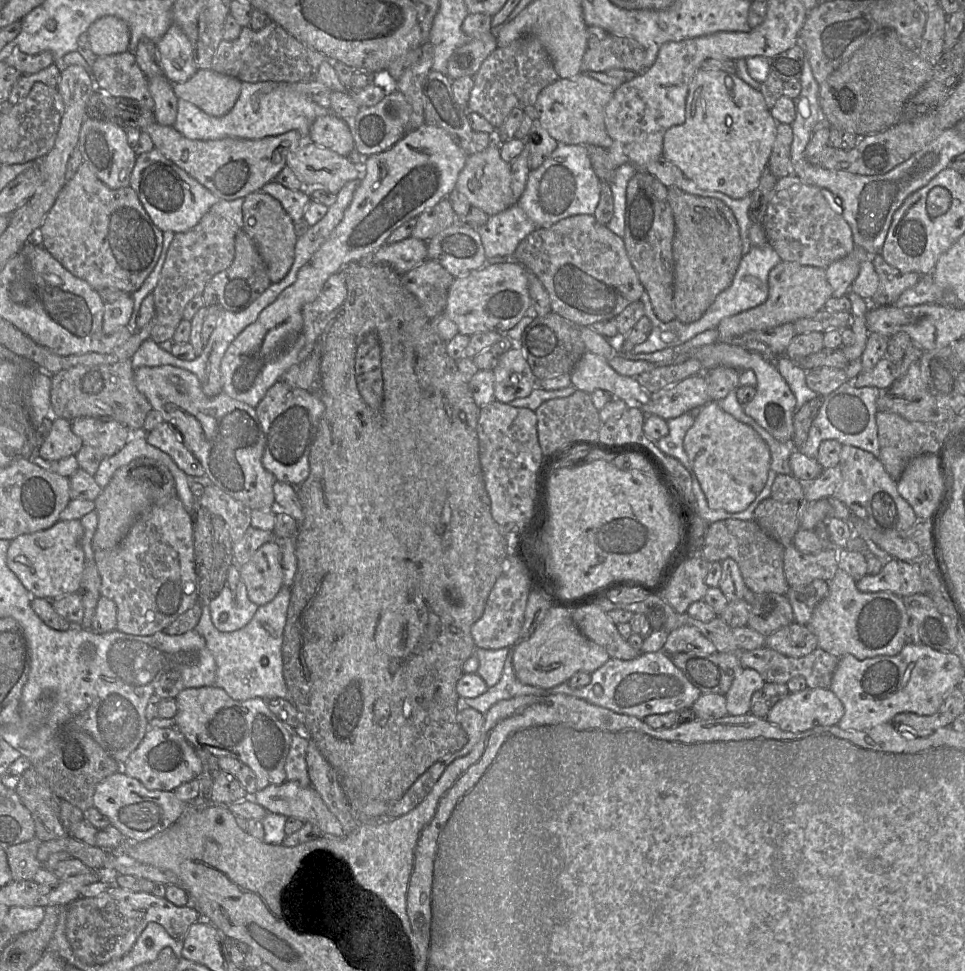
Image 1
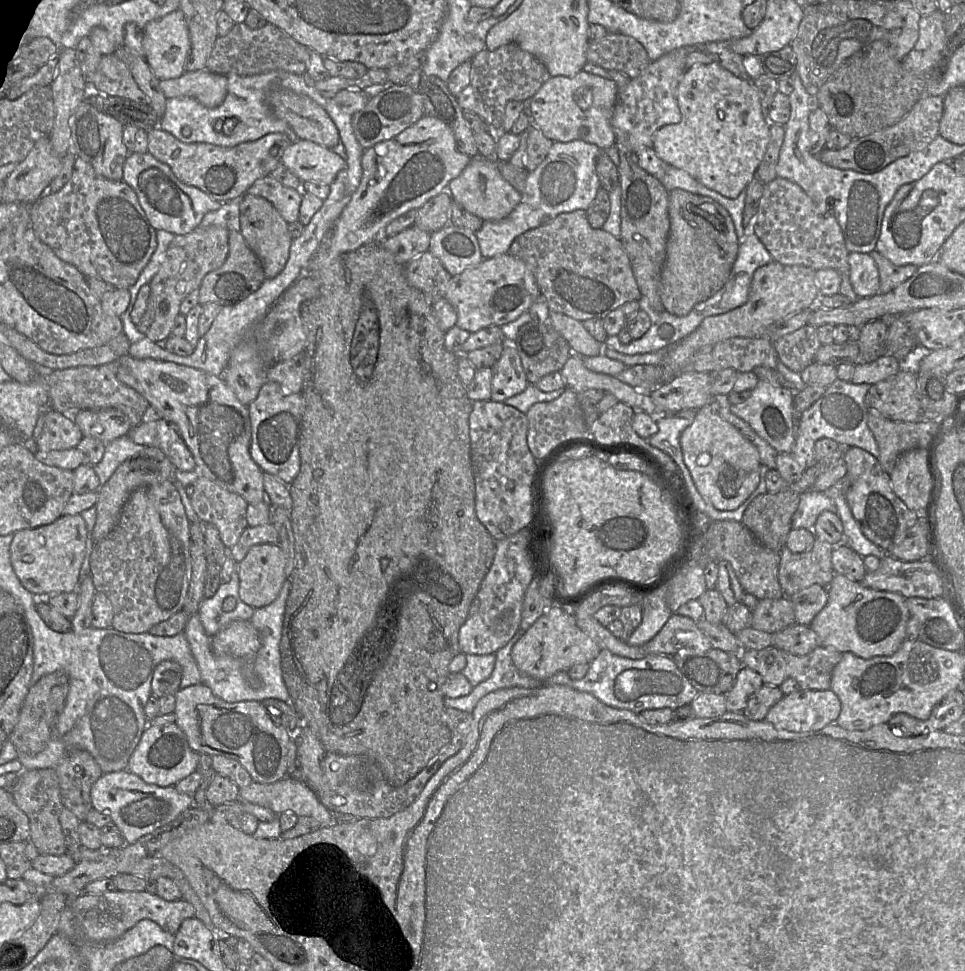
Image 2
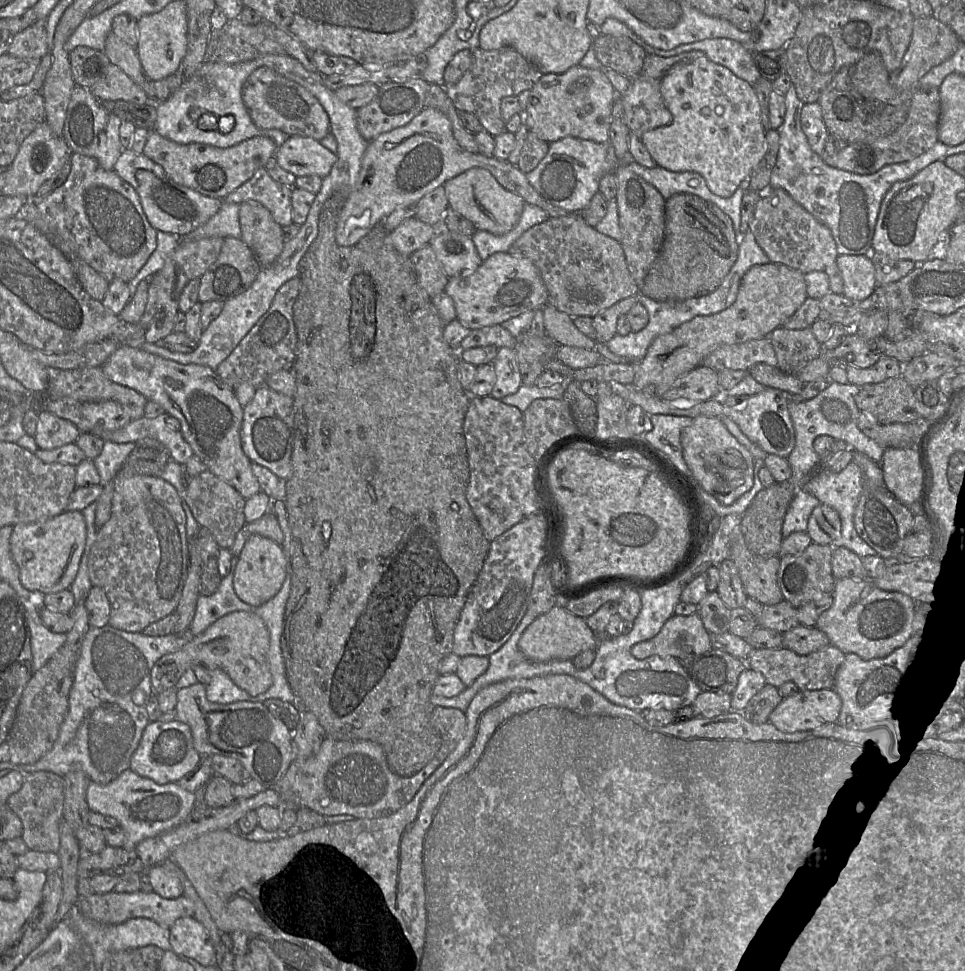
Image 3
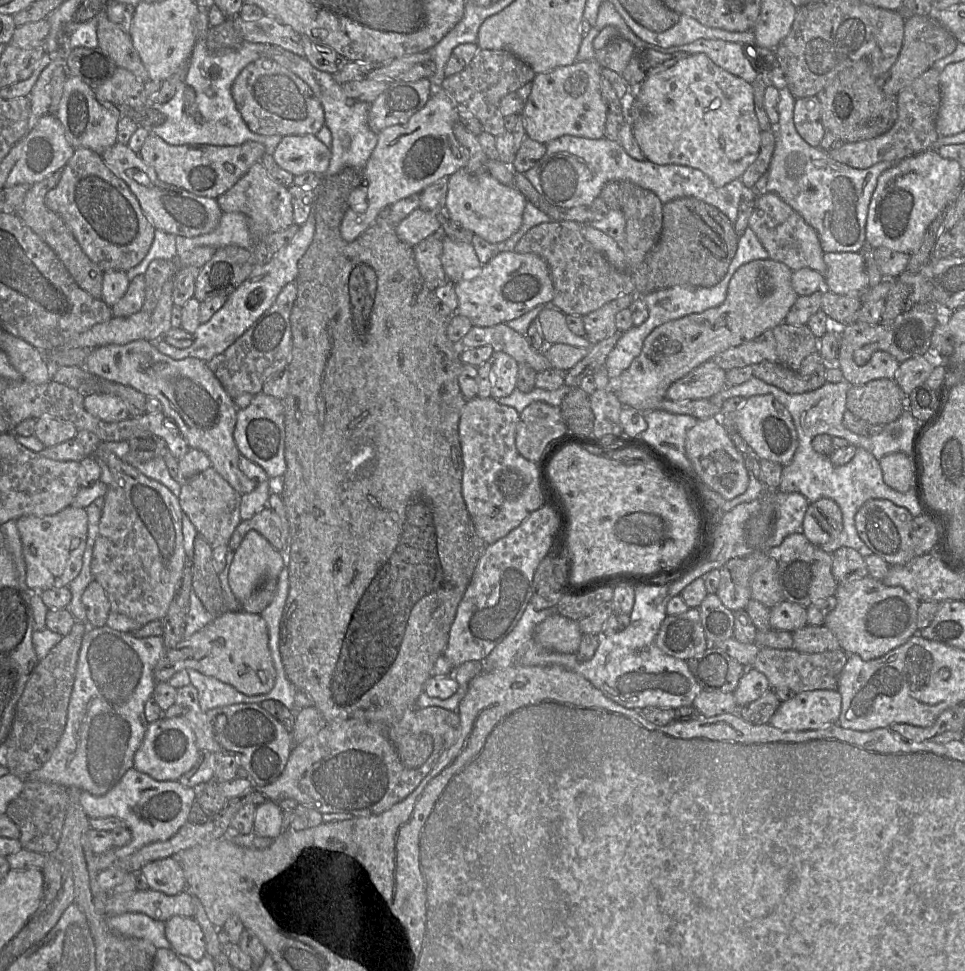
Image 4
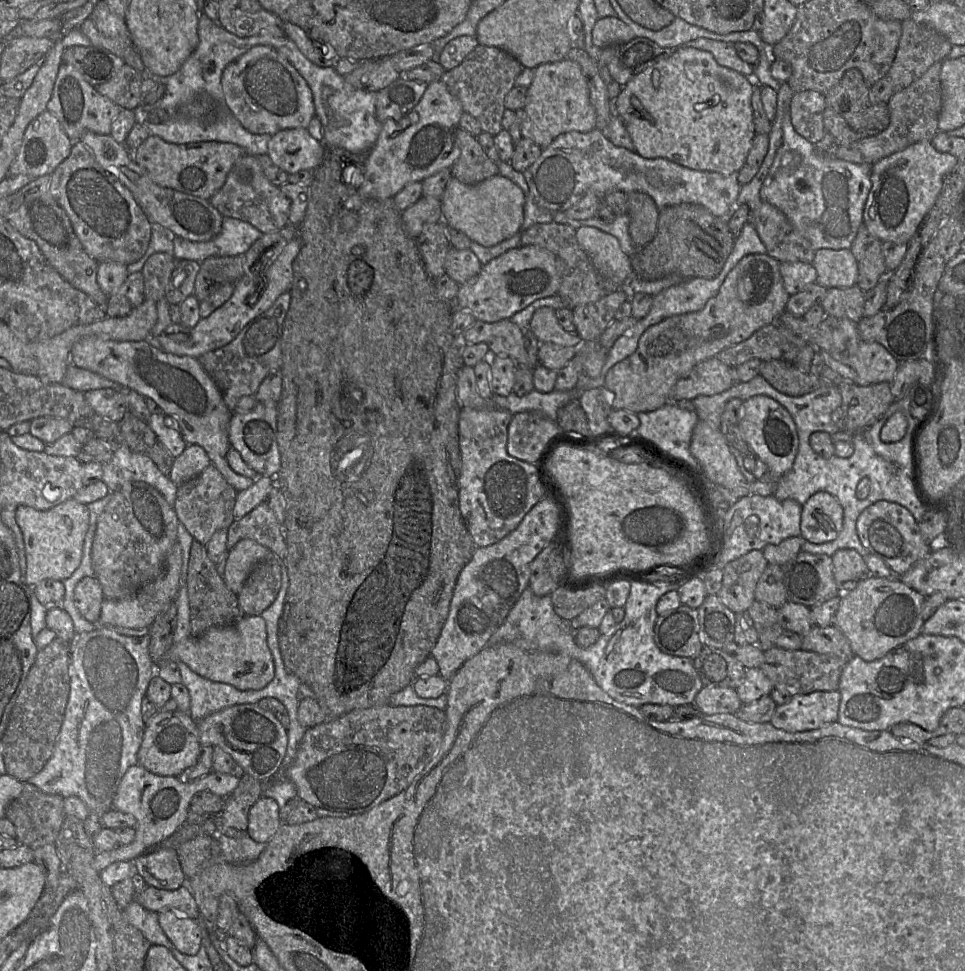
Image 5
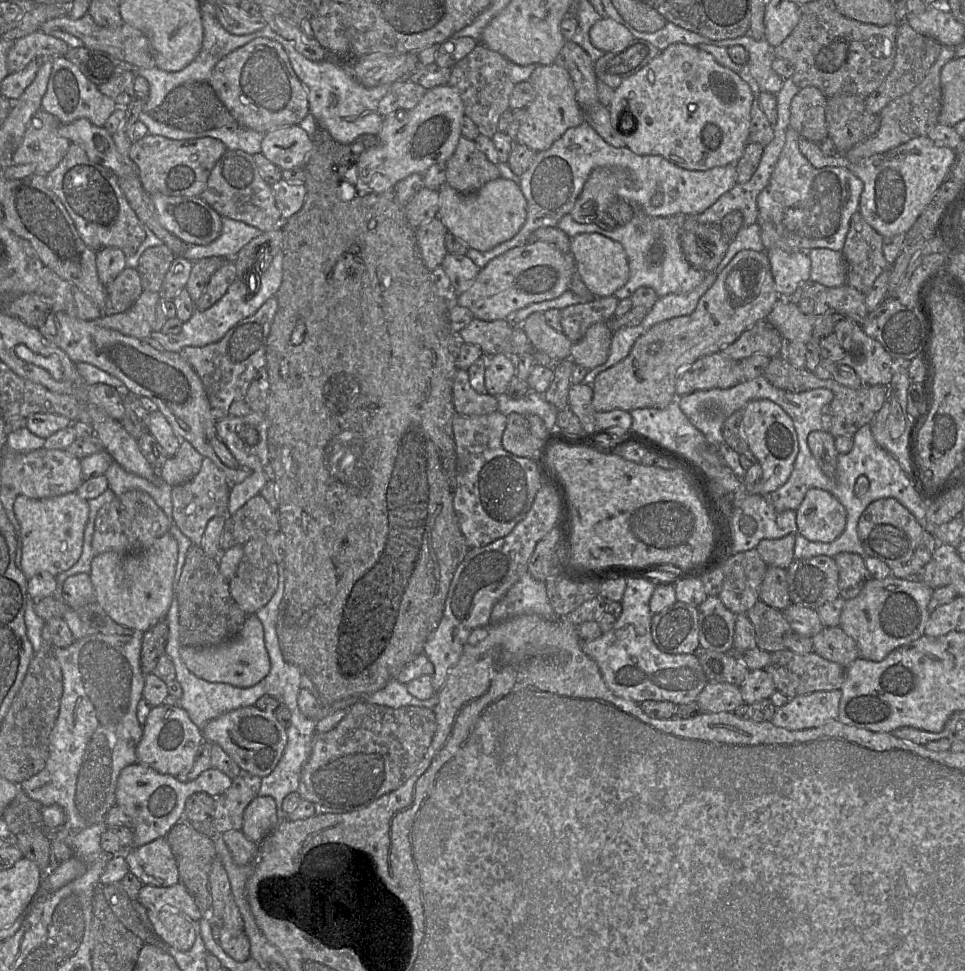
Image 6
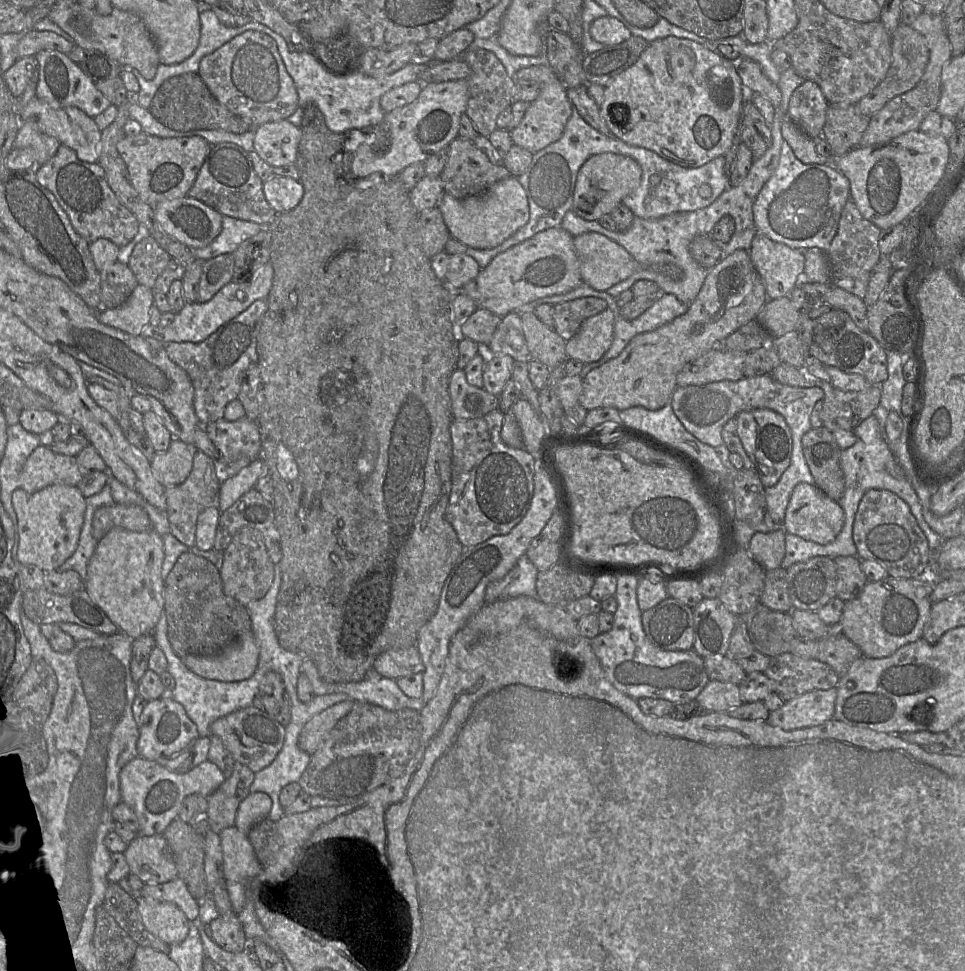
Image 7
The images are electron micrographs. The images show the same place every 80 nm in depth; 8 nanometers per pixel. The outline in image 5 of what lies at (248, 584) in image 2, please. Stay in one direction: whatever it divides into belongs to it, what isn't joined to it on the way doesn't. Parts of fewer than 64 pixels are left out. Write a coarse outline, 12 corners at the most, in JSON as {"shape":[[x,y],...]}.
{"shape":[[252,539],[228,554],[224,581],[239,594],[271,551]]}

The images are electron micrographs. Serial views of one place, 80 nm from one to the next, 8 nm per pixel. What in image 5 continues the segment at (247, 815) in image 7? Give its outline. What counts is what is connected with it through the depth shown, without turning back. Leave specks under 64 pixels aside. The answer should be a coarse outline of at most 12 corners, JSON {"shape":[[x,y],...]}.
{"shape":[[273,798],[249,810],[247,834],[268,843],[281,826]]}

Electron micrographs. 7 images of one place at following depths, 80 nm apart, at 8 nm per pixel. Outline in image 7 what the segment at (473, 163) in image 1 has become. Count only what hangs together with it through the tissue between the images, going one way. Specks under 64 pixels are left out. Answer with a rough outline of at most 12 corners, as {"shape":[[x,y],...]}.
{"shape":[[509,176],[486,192],[438,205],[450,236],[492,249],[529,220]]}

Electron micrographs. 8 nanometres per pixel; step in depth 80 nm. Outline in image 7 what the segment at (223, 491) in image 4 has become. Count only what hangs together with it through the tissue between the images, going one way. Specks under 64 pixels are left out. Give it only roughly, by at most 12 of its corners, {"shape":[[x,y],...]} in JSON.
{"shape":[[195,451],[187,479],[165,489],[170,533],[195,546],[199,514],[218,508],[220,462]]}

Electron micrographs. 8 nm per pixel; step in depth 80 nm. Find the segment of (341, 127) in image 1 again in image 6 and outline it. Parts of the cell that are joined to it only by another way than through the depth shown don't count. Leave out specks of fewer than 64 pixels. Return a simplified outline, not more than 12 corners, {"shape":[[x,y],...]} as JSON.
{"shape":[[258,37],[209,84],[241,127],[299,124],[307,89],[275,40]]}

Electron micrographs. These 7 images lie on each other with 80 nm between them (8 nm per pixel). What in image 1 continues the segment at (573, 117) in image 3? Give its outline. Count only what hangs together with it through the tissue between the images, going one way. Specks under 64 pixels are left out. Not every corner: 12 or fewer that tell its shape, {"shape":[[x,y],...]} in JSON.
{"shape":[[581,72],[537,96],[541,125],[562,144],[610,148],[615,88]]}

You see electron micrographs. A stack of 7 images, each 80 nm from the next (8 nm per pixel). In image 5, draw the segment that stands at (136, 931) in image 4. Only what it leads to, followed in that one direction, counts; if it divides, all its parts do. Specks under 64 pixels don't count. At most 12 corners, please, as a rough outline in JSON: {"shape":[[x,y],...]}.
{"shape":[[134,900],[122,912],[152,945],[174,948],[158,913]]}

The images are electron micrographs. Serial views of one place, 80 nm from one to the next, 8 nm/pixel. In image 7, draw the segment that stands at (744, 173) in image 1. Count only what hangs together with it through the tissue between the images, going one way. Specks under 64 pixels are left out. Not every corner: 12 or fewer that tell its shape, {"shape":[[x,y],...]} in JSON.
{"shape":[[650,42],[604,87],[625,143],[698,168],[730,149],[734,63]]}

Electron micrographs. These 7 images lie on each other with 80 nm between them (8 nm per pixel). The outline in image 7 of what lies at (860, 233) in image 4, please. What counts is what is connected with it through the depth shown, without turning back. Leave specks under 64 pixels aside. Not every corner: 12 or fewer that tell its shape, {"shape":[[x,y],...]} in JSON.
{"shape":[[783,140],[753,204],[759,233],[827,251],[850,182]]}

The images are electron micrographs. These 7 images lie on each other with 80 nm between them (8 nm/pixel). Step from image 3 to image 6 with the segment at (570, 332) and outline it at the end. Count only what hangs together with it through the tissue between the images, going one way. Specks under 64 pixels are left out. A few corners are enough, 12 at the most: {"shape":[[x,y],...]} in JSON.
{"shape":[[544,312],[522,327],[534,351],[570,358],[573,342],[548,325]]}

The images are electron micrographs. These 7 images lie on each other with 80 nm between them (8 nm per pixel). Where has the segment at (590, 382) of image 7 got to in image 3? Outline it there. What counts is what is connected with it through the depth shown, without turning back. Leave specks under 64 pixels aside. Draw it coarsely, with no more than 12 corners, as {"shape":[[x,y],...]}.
{"shape":[[751,267],[736,301],[657,336],[632,385],[661,394],[715,349],[769,337],[805,274]]}

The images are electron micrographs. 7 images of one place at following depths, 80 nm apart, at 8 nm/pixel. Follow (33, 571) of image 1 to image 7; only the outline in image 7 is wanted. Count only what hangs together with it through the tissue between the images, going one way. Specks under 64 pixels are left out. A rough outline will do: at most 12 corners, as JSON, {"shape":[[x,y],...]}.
{"shape":[[78,486],[17,488],[16,561],[57,570],[76,551]]}

